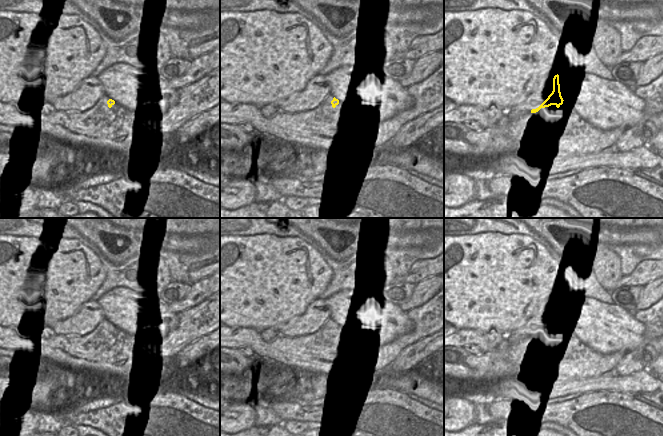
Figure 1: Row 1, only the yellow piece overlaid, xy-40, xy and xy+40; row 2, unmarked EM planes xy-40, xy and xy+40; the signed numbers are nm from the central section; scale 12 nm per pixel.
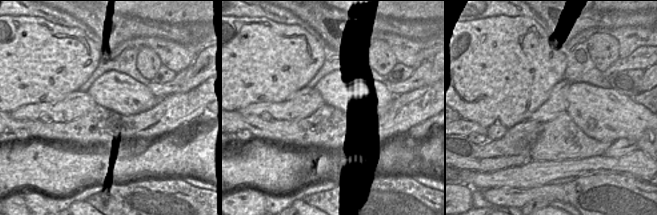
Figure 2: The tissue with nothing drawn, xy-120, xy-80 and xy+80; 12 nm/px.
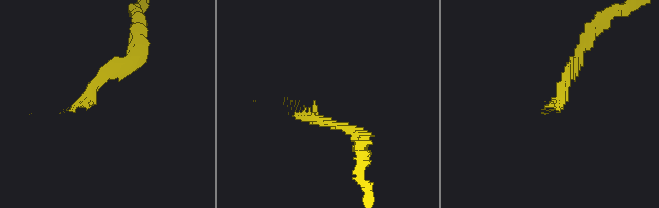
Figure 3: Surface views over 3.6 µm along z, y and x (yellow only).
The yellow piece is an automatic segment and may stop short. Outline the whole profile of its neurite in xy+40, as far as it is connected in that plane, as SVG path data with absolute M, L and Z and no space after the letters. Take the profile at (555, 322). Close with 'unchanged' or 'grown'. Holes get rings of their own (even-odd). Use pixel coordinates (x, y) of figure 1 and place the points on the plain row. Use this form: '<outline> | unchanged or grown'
M559 299L536 312L528 319L526 324L518 329L512 330L506 335L506 338L516 343L526 337L536 337L541 332L555 329L559 332L563 328L563 322L560 316Z | grown

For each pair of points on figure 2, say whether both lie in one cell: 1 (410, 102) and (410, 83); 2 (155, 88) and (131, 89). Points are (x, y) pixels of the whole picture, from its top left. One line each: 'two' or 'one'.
1: two
2: two

